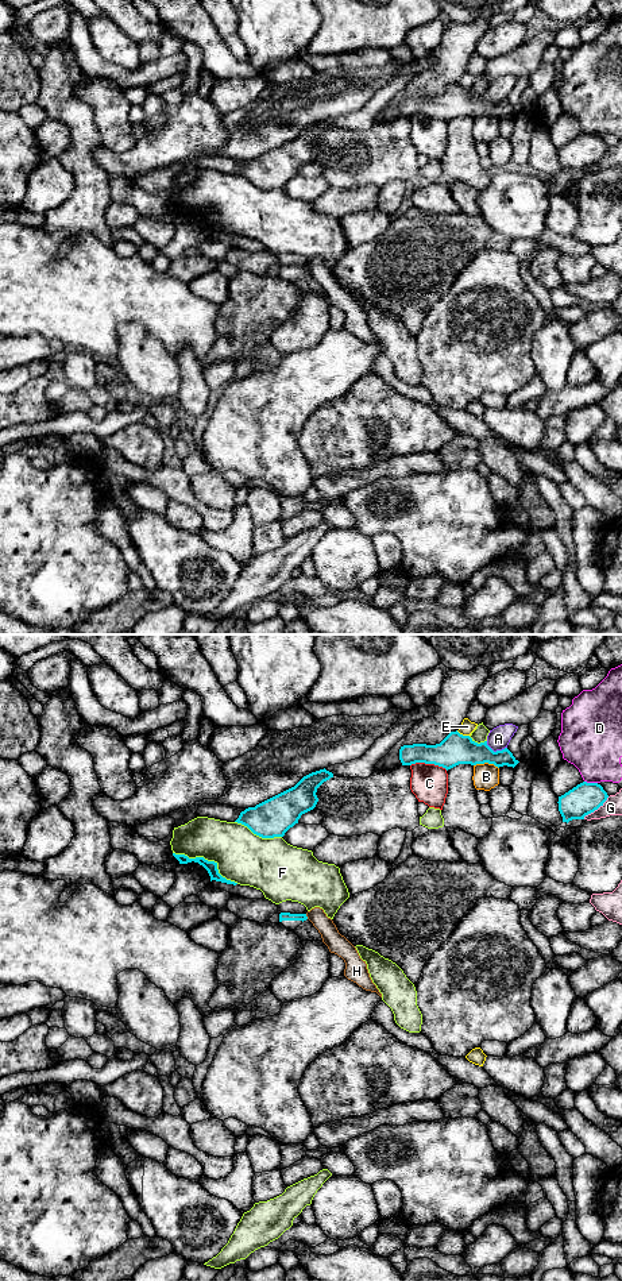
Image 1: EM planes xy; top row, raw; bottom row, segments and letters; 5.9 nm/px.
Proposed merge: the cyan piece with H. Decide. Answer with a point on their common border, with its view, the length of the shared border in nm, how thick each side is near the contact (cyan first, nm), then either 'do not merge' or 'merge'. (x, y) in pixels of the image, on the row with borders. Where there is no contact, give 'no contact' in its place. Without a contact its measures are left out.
contact xy (306, 917); length 40 nm; calibres 50 and 120 nm; do not merge

